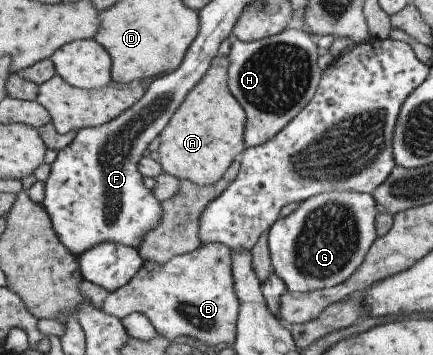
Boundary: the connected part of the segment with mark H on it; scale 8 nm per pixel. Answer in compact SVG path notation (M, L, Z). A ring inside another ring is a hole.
M284 29L271 37L242 42L235 39L229 46L227 77L229 91L245 114L243 148L264 144L272 138L312 98L316 90L320 68L316 65L316 45L300 29Z

